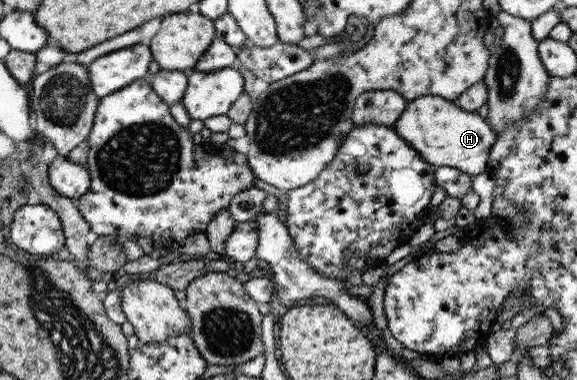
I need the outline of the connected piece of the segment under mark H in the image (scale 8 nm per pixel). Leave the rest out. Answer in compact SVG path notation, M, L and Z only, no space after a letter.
M435 95L413 99L405 108L393 127L423 156L425 162L434 167L454 167L470 176L486 171L489 152L497 137L488 121L479 113L464 111L455 101Z

